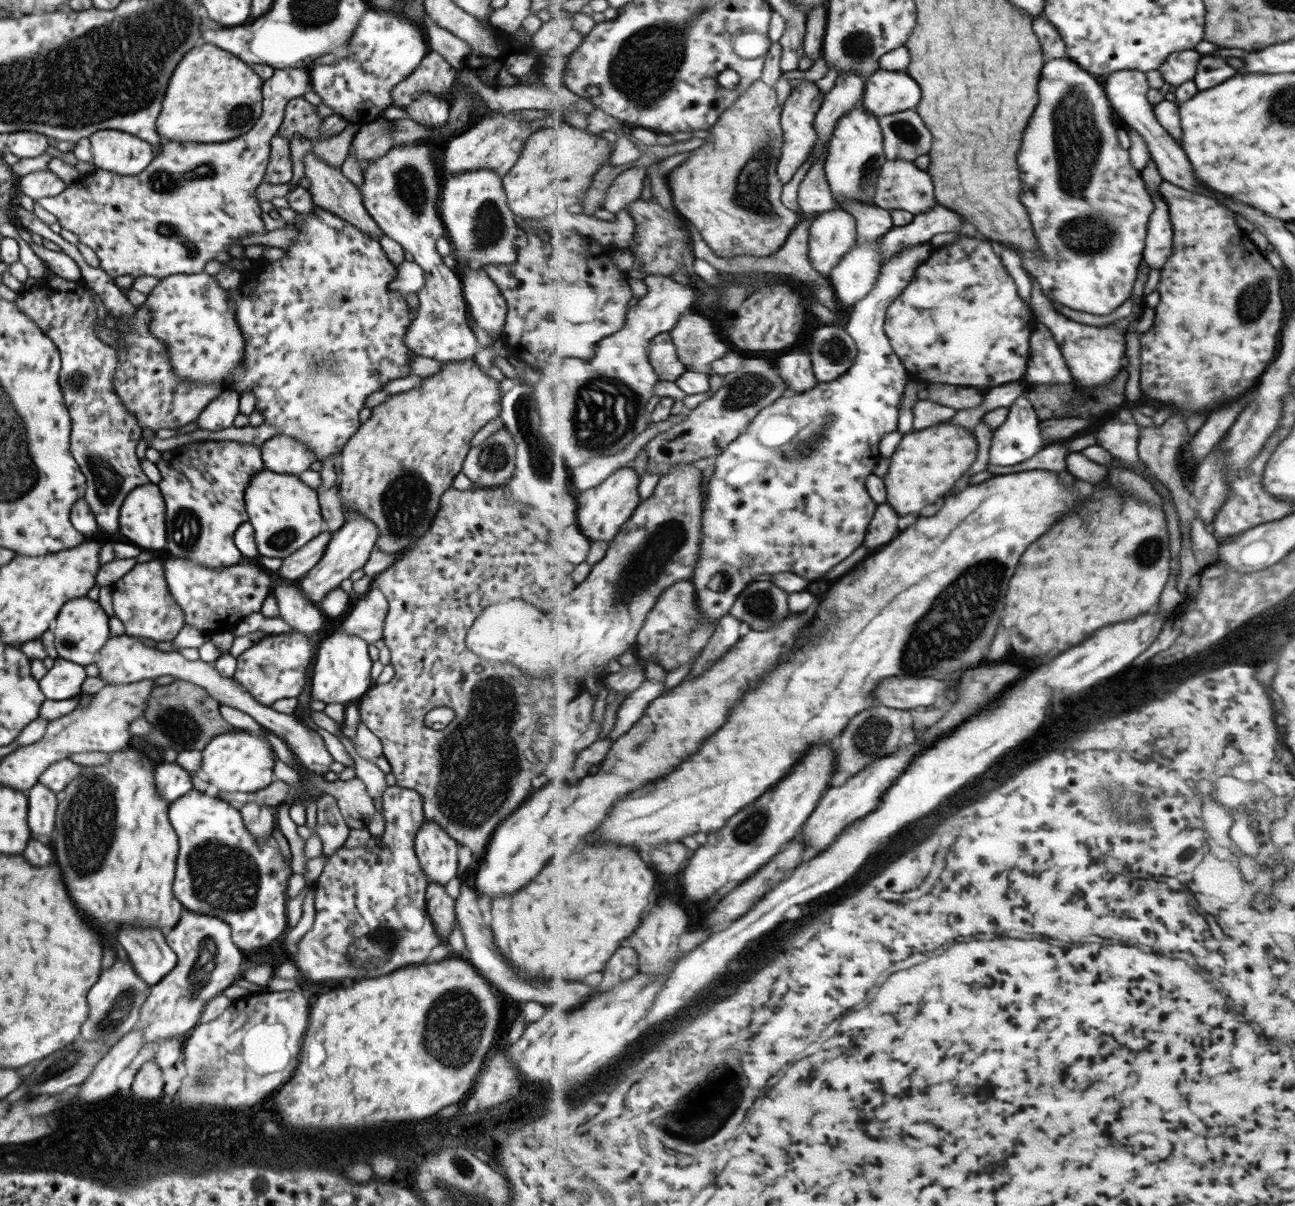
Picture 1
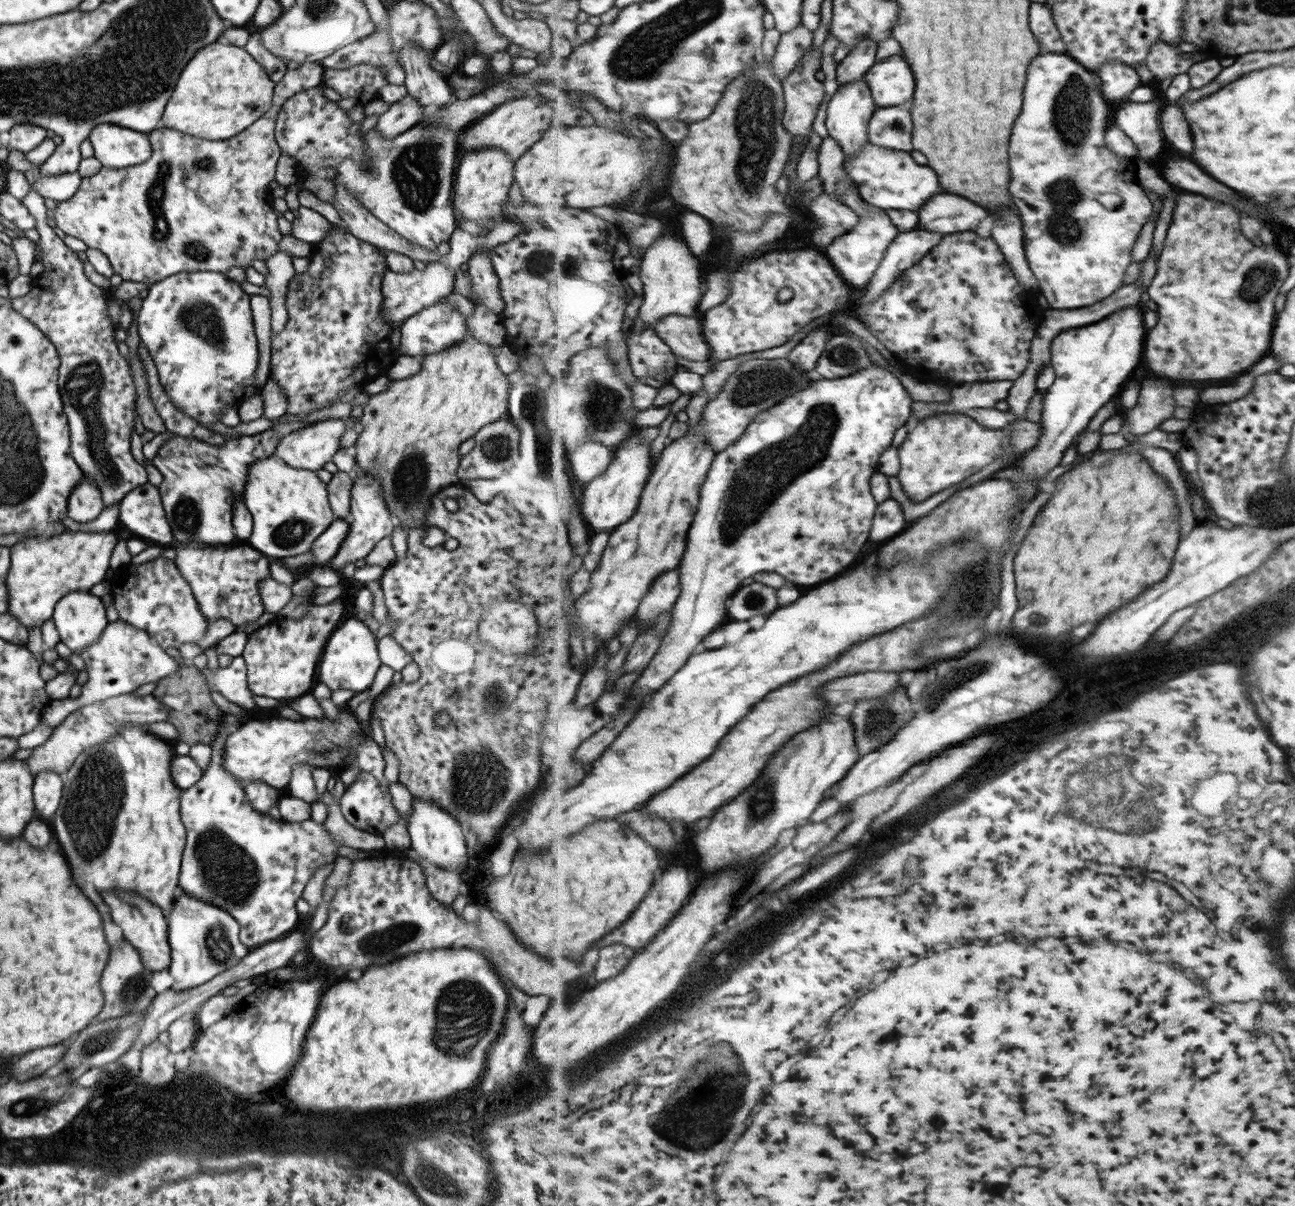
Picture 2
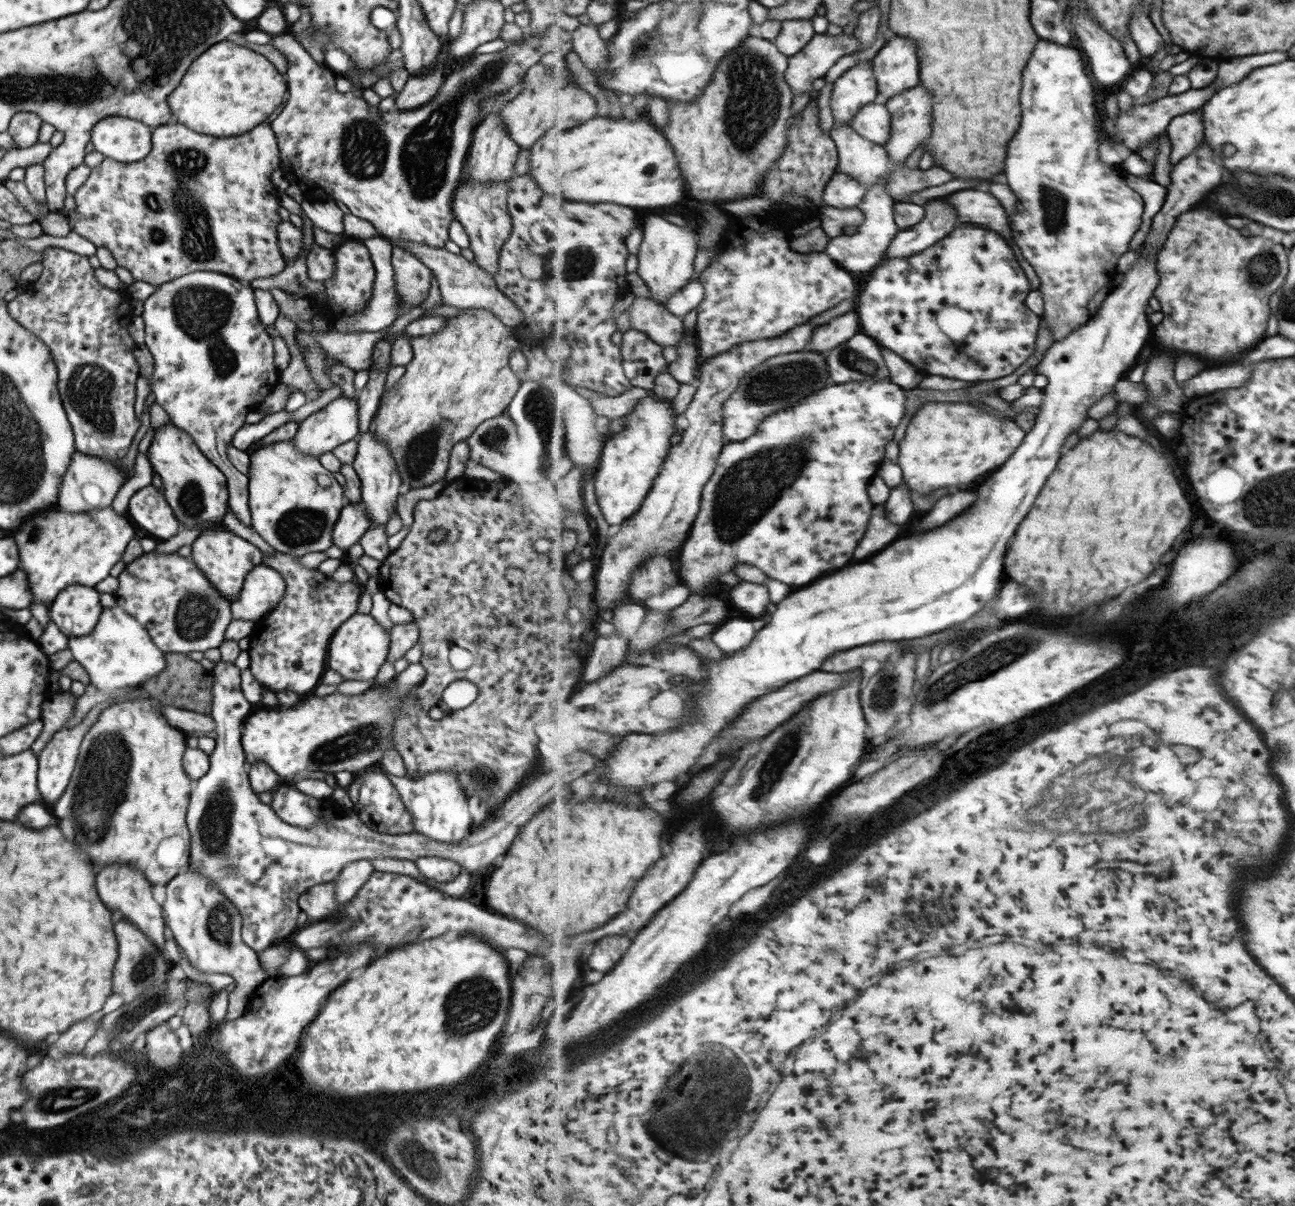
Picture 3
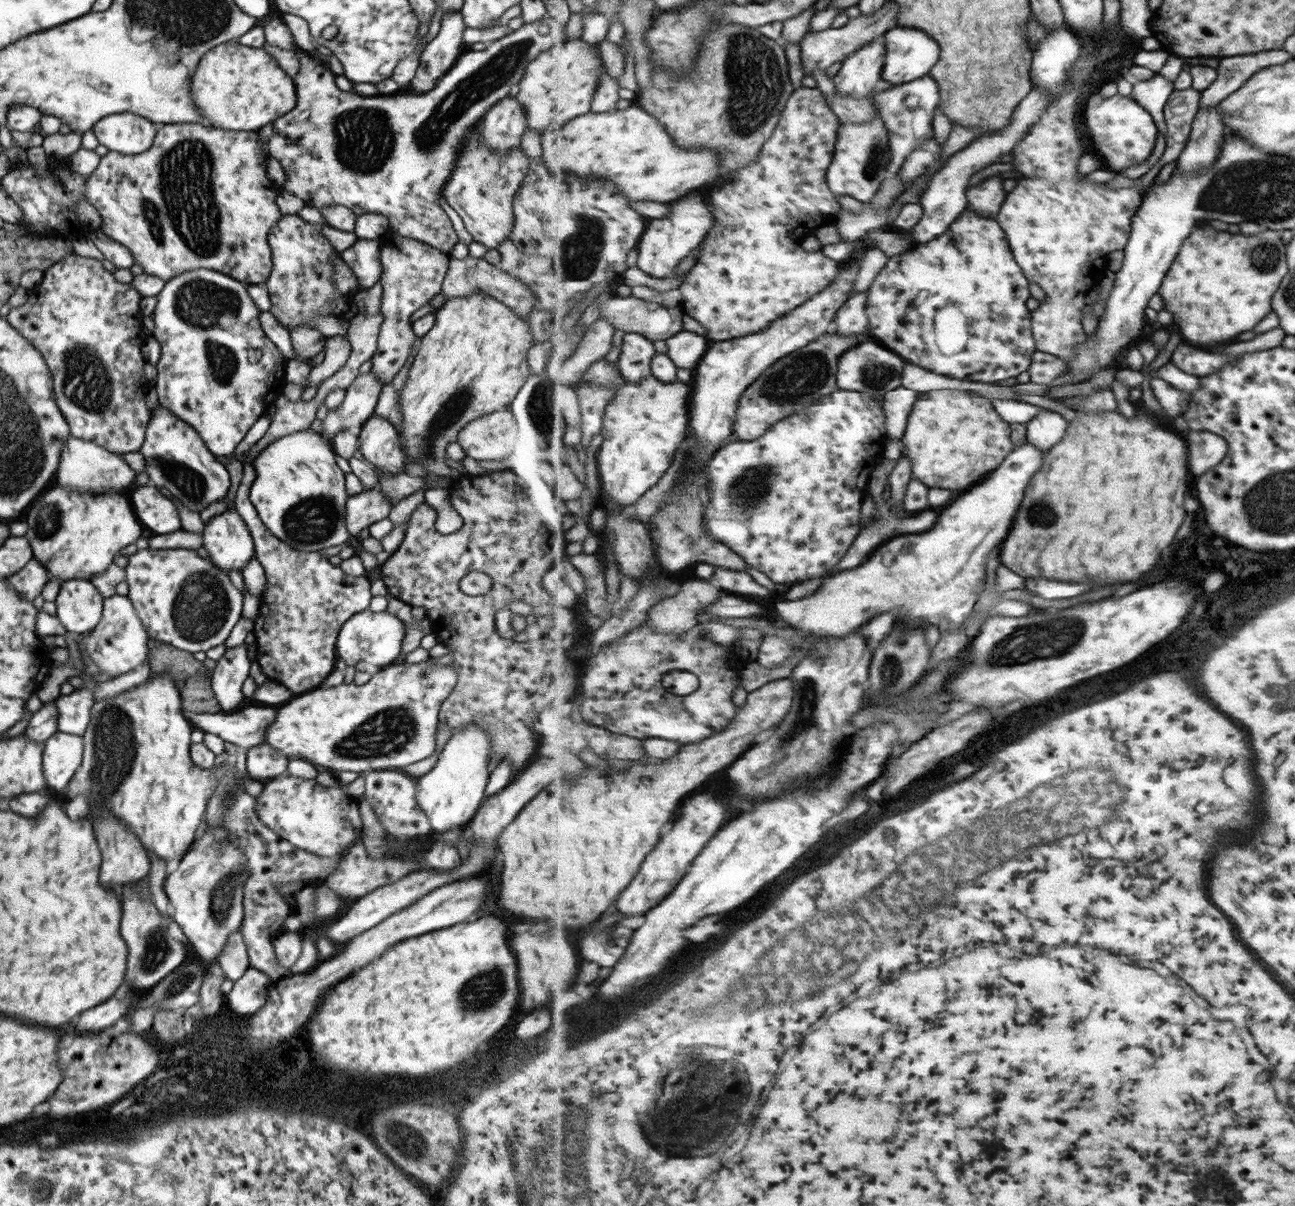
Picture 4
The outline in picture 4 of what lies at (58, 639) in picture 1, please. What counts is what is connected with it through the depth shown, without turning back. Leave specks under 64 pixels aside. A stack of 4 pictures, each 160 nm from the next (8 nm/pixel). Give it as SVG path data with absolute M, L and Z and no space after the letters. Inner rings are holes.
M79 578L64 580L57 589L55 615L63 628L79 635L93 630L102 613L103 599L97 589L88 580Z

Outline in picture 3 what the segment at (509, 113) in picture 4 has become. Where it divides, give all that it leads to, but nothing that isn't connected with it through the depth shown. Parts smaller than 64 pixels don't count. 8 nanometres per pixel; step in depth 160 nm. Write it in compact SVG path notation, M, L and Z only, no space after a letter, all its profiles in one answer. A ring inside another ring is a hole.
M497 113L484 115L483 120L472 129L470 145L464 160L463 177L476 183L489 181L507 182L514 176L513 165L520 148L503 128Z

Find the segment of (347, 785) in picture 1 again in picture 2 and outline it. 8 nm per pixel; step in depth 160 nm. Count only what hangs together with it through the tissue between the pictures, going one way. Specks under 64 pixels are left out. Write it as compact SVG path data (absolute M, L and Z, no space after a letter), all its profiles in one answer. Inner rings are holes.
M361 771L357 780L349 787L344 787L342 806L340 808L343 818L353 829L363 831L373 836L381 837L381 833L399 819L399 813L391 804L391 795L388 787L381 785L370 773Z

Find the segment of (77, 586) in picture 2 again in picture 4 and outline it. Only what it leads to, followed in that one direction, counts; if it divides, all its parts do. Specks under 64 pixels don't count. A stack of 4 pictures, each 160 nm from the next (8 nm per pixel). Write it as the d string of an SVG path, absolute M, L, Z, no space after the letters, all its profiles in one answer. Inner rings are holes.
M57 482L37 495L22 515L27 523L23 537L37 560L47 569L48 580L85 579L103 572L119 551L130 550L141 536L138 521L127 492L90 493L70 491Z

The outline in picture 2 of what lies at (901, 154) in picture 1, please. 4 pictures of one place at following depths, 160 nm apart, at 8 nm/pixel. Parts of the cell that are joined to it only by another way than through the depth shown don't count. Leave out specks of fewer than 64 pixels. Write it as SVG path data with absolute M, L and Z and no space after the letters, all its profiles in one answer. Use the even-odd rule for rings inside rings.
M909 106L877 107L868 135L874 145L911 152L915 125Z

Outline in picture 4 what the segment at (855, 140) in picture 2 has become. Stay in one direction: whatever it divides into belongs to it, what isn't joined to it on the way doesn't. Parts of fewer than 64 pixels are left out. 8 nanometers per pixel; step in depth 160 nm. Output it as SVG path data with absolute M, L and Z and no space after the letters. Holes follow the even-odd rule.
M883 37L852 52L834 76L835 88L841 95L871 98L871 90L883 78L886 56L888 48Z

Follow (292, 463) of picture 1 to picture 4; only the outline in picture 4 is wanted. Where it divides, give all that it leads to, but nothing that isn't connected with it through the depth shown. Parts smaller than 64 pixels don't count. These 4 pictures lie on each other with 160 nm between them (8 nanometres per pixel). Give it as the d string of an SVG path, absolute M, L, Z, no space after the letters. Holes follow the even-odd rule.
M371 371L358 374L345 389L342 403L334 410L328 409L323 419L321 431L316 432L328 443L336 438L341 429L357 432L362 424L374 412L381 382L375 378Z

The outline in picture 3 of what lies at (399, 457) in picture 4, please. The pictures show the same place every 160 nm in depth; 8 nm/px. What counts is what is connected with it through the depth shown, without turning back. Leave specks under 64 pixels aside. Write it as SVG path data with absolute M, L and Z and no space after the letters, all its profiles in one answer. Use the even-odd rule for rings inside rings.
M365 431L356 442L356 454L352 461L352 468L357 473L361 483L361 504L366 517L370 518L370 526L387 525L390 512L395 507L395 499L399 491L403 490L401 477L395 468L393 458L389 456L387 443L379 440L372 432Z

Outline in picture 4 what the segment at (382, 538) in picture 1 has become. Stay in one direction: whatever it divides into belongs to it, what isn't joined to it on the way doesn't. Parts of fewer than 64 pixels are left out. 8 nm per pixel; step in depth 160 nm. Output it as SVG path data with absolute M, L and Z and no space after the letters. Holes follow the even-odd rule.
M479 291L464 297L447 299L433 313L433 327L423 337L417 338L415 356L398 395L402 423L395 428L407 462L421 464L426 474L457 478L461 476L459 472L445 464L446 446L456 440L457 433L468 422L495 410L507 408L530 373L525 362L525 353L538 341L543 328L535 319L521 320L508 306Z

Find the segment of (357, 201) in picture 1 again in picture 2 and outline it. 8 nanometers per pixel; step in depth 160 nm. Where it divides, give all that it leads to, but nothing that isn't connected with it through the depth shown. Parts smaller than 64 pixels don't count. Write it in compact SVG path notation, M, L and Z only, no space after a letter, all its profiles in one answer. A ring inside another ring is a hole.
M334 184L334 189L333 208L338 212L342 226L346 227L347 232L350 232L355 238L368 242L385 253L397 252L412 260L421 260L424 264L435 262L440 258L436 251L417 246L393 232L366 208L363 208L357 199L344 189L344 186Z

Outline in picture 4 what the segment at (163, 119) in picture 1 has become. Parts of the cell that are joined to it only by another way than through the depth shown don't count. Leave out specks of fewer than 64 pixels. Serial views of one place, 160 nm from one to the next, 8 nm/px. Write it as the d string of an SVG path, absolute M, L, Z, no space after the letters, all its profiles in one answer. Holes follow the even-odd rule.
M221 44L201 56L193 76L189 94L193 104L199 108L201 116L207 118L213 128L236 131L256 131L266 124L273 123L275 119L289 112L296 103L295 85L291 76L287 75L273 57L262 48L243 46L242 44Z

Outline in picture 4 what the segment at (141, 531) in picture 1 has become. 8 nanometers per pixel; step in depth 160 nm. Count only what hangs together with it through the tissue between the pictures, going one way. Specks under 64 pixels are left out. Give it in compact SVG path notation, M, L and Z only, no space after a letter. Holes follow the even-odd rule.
M151 484L128 492L132 509L140 524L153 534L169 534L181 529L175 506Z

